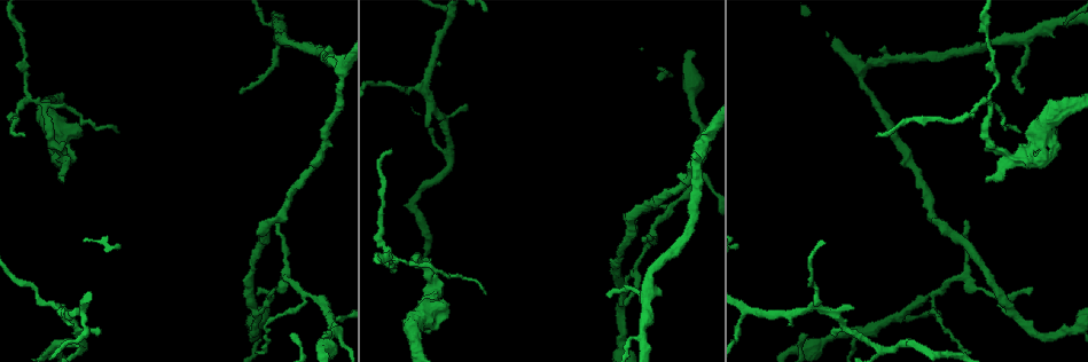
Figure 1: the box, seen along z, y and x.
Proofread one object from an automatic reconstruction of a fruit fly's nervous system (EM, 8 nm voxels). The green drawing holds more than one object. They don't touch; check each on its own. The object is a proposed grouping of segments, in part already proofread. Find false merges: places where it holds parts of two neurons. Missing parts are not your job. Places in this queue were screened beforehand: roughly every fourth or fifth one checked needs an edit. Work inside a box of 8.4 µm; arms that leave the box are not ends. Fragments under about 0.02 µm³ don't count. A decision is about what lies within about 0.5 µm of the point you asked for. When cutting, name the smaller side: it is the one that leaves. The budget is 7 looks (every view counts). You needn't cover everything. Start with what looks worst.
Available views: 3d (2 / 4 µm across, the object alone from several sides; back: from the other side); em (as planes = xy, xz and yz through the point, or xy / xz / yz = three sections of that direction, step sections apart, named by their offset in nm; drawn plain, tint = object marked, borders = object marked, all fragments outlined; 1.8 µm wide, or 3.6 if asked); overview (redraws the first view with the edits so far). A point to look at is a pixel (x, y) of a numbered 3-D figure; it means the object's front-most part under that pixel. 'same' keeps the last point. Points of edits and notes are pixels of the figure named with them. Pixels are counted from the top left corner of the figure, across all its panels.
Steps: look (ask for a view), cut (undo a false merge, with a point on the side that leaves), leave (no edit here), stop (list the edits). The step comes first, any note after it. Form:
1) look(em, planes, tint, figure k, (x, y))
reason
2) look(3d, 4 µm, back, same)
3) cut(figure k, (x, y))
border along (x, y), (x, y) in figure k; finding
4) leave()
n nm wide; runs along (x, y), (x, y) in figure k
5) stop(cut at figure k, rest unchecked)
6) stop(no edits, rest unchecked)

look(3d, 2 µm, figure 1, (1008, 311))
branch point

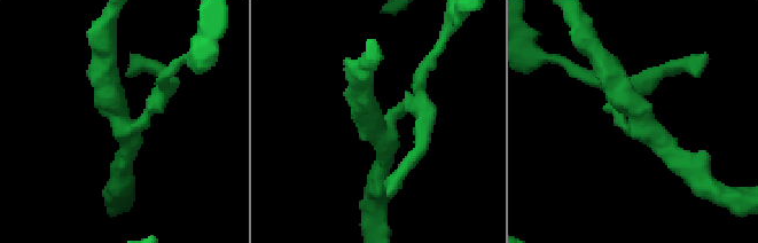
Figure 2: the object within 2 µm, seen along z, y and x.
look(em, planes, tint, figure 2, (632, 125))
now the EM

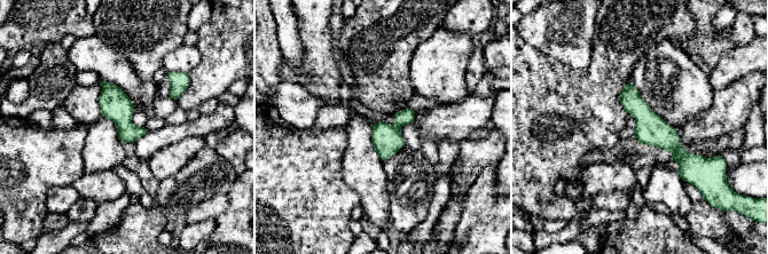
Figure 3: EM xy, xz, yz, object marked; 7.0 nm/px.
leave()
runs along (629, 86), (645, 118), (698, 163) in figure 3; continuous, no second neuron

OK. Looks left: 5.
look(em, xy, step 4, tint, figure 1, (433, 298))
sudden change in width

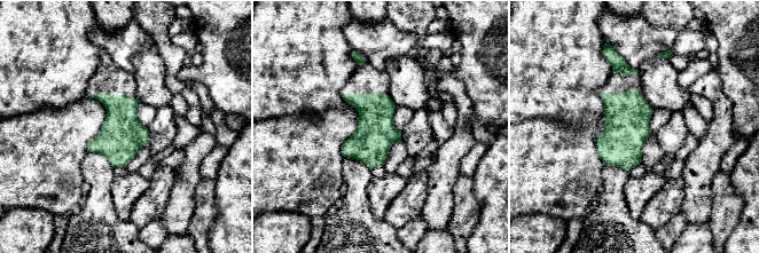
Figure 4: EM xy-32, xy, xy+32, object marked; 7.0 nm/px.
look(em, planes, borders, same)

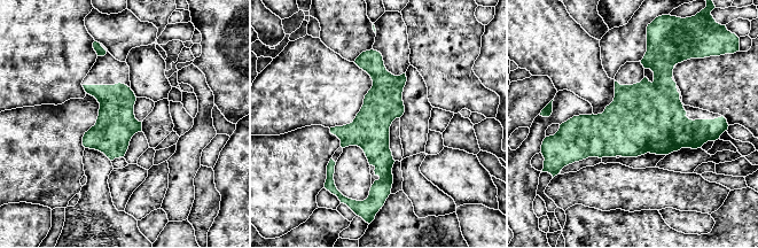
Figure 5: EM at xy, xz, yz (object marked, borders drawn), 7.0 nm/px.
leave()
runs along (368, 53), (378, 74), (384, 188) in figure 5; one neuron here

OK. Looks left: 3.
look(em, planes, plain, figure 1, (897, 316))
branch point

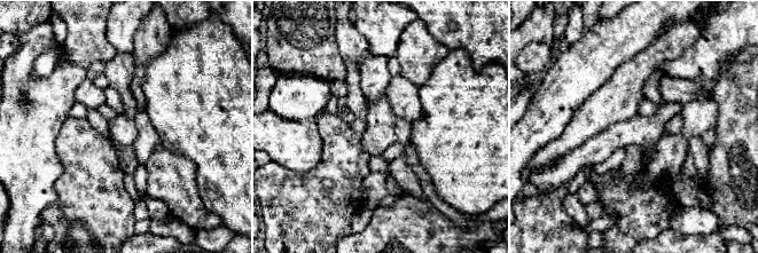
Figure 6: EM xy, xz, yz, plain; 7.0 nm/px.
look(em, planes, tint, same)
with the object marked

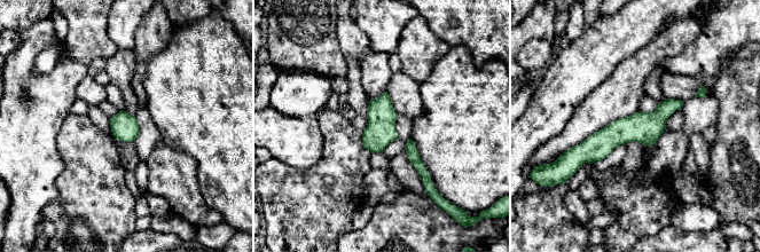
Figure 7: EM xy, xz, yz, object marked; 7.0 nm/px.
leave()
runs along (679, 103), (647, 127), (574, 149) in figure 7; one neuron here

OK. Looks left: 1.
stop(no edits, rest unchecked)

